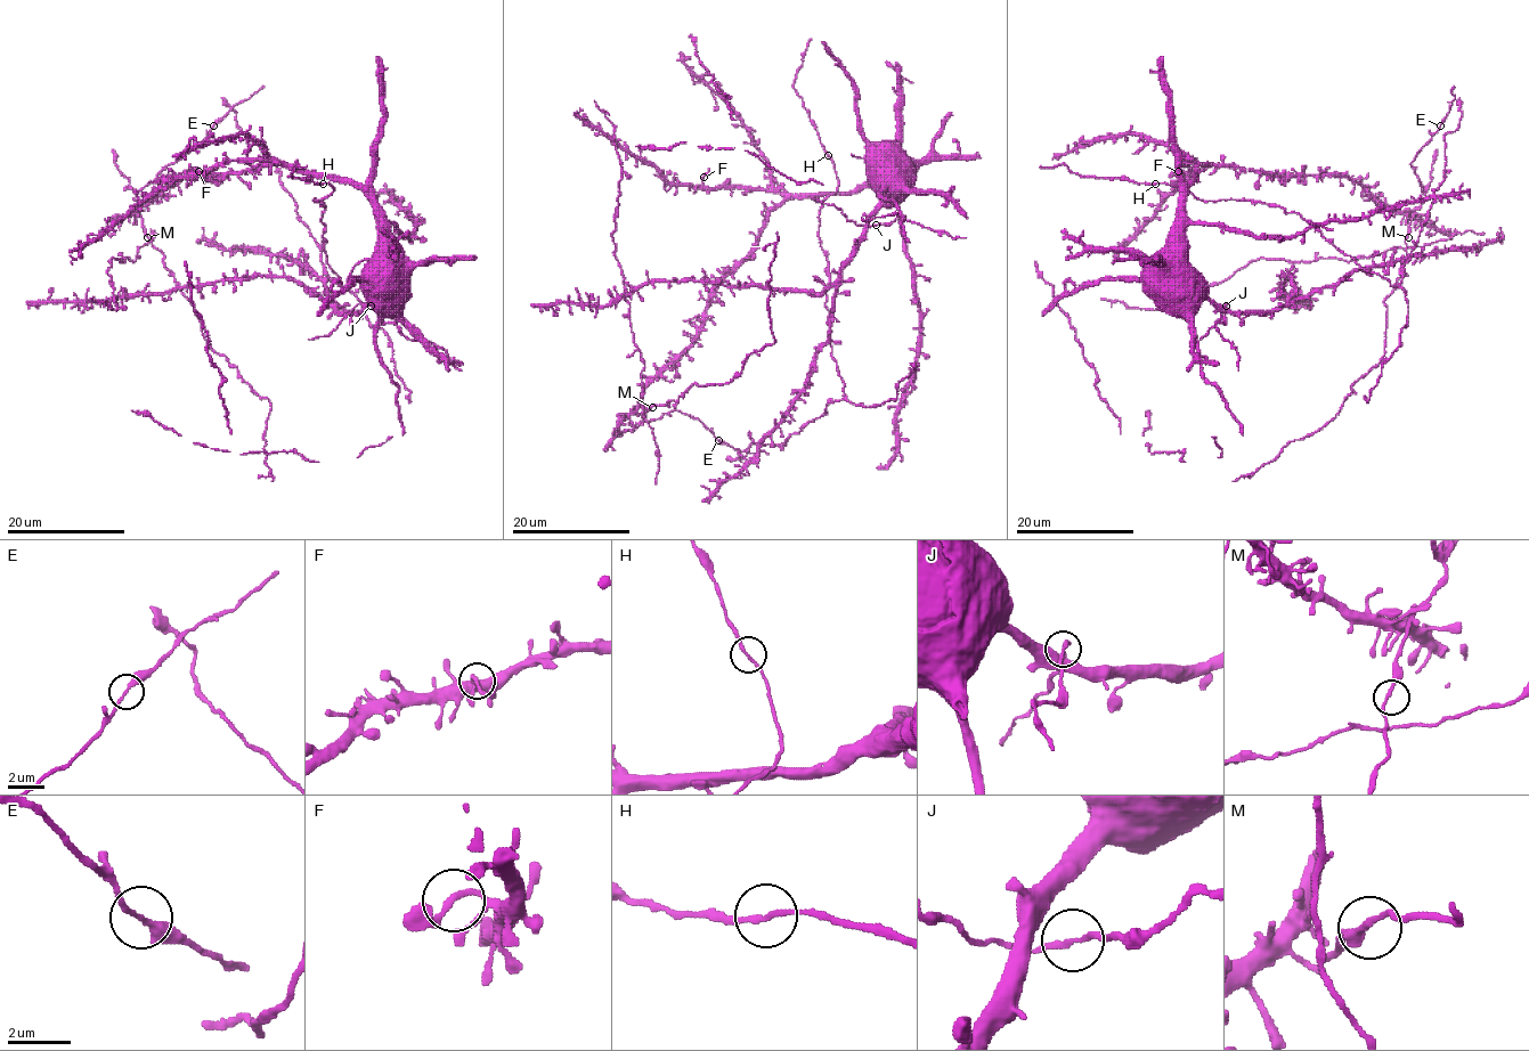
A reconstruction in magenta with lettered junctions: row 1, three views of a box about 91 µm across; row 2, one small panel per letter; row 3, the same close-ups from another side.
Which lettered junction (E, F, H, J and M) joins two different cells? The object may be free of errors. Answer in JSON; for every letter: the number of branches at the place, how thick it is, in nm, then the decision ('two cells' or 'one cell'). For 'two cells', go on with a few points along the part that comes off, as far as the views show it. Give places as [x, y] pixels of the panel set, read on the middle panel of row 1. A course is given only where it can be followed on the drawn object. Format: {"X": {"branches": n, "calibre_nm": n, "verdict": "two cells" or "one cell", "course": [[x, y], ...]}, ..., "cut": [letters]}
{"E": {"branches": 2, "calibre_nm": 200, "verdict": "one cell"}, "F": {"branches": 2, "calibre_nm": 200, "verdict": "one cell"}, "H": {"branches": 2, "calibre_nm": 160, "verdict": "one cell"}, "J": {"branches": 2, "calibre_nm": 180, "verdict": "one cell"}, "M": {"branches": 2, "calibre_nm": 170, "verdict": "one cell"}, "cut": []}

